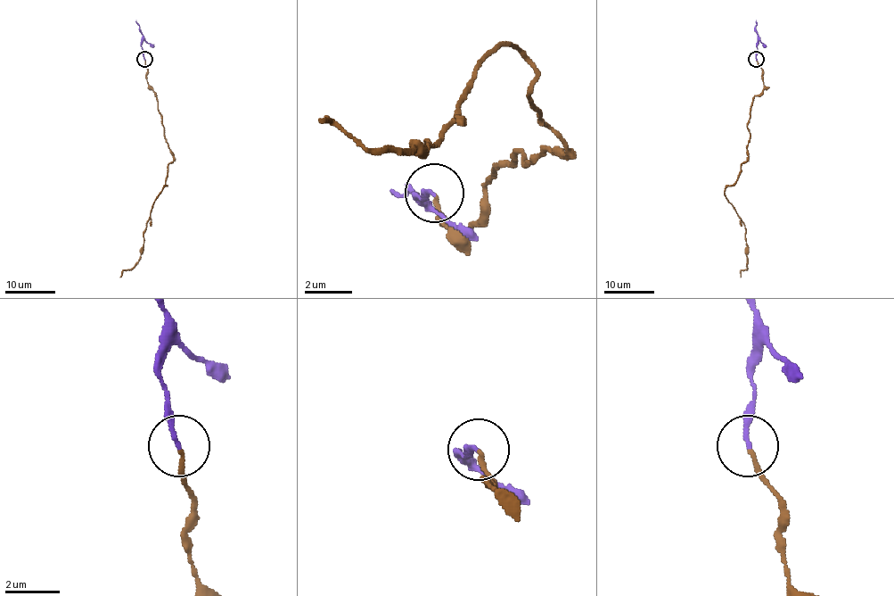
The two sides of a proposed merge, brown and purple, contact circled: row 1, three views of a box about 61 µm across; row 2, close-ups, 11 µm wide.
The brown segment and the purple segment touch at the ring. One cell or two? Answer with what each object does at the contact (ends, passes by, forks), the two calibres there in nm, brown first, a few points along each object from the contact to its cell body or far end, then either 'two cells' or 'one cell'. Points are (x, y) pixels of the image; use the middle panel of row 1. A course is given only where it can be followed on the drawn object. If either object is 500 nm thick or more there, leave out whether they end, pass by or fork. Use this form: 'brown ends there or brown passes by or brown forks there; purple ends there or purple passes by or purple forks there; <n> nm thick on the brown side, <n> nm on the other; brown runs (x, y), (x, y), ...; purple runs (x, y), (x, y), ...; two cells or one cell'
brown ends there; purple ends there; 140 nm thick on the brown side, 150 nm on the other; brown runs (435, 194), (447, 230), (518, 153), (565, 153), (518, 46), (435, 147), (317, 118); purple runs (435, 194), (417, 194), (423, 200), (412, 188), (394, 194); one cell

